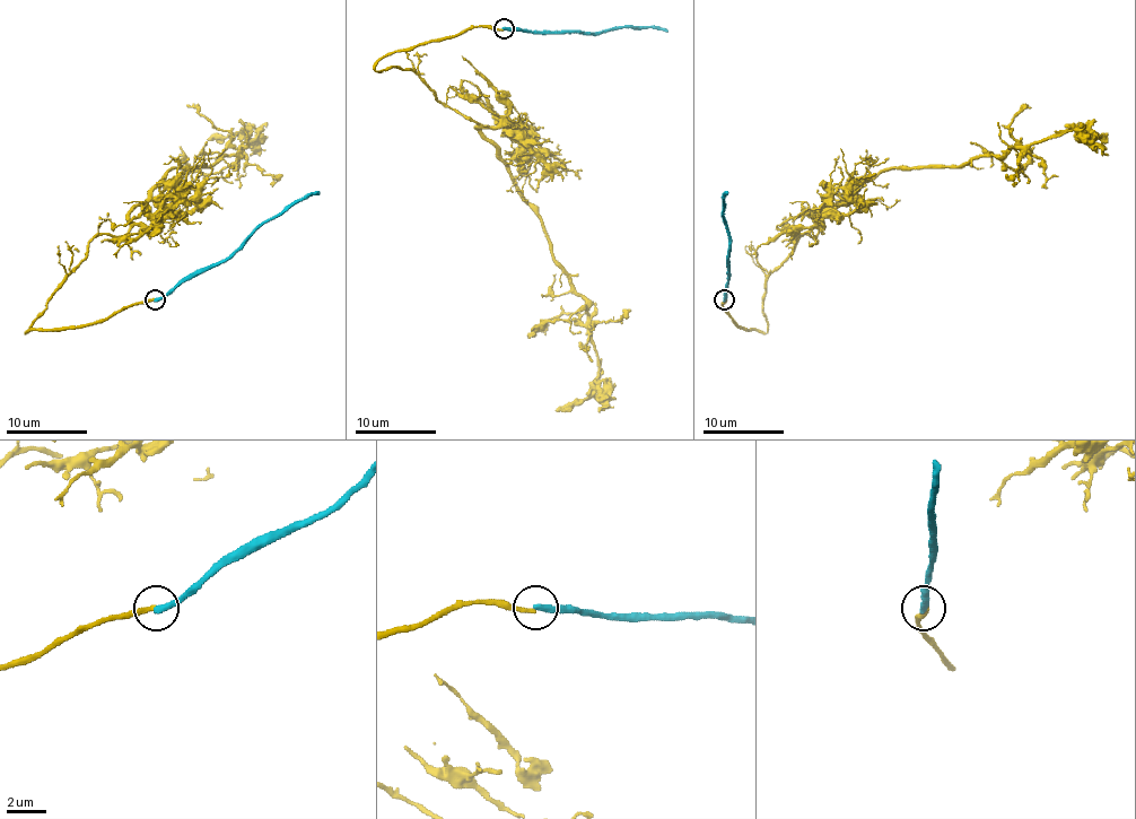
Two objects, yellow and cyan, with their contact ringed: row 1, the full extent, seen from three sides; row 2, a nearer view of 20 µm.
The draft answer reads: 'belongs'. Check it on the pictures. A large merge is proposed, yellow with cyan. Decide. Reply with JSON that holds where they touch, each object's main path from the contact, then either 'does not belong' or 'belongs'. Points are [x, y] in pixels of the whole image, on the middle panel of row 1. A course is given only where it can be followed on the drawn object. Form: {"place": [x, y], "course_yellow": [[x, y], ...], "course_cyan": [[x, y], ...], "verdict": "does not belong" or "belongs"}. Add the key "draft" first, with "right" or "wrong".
{"draft": "wrong", "place": [504, 28], "course_yellow": [[503, 29], [472, 26], [389, 52], [375, 68], [411, 68], [477, 123], [586, 305], [594, 389], [556, 411]], "course_cyan": [[503, 27], [531, 32], [657, 27], [667, 32]], "verdict": "does not belong"}

